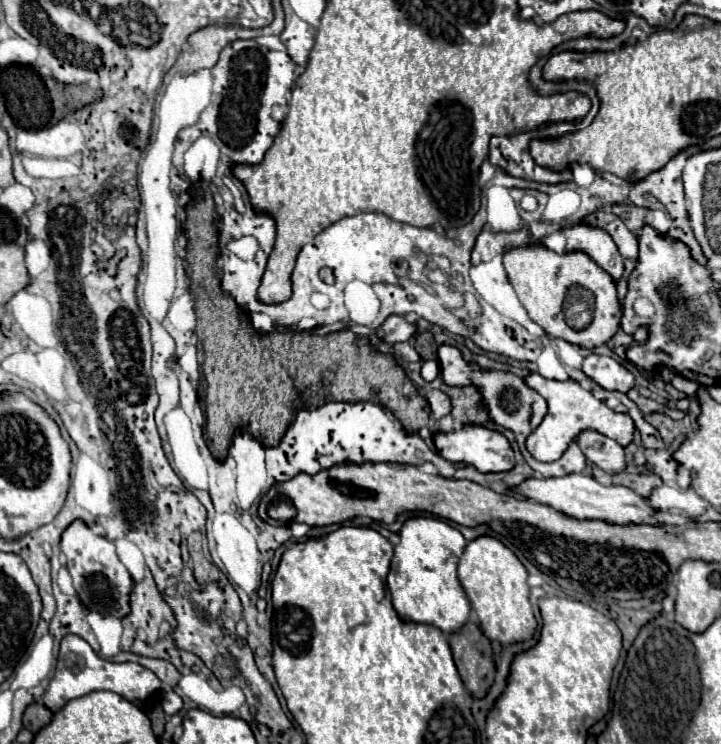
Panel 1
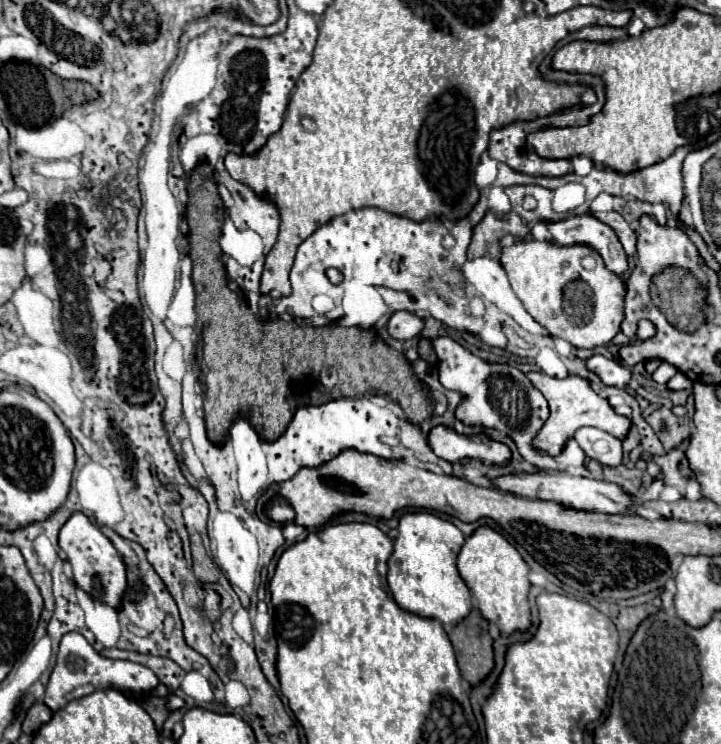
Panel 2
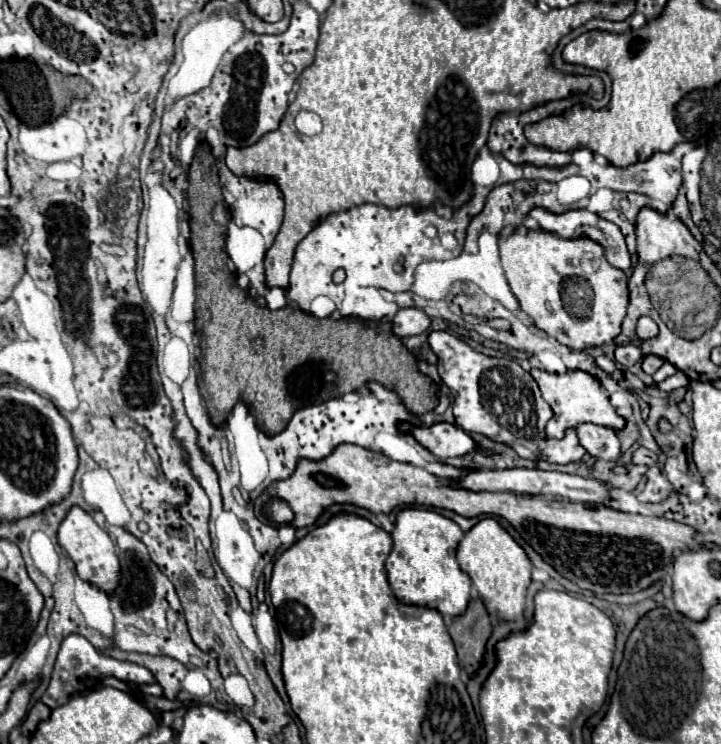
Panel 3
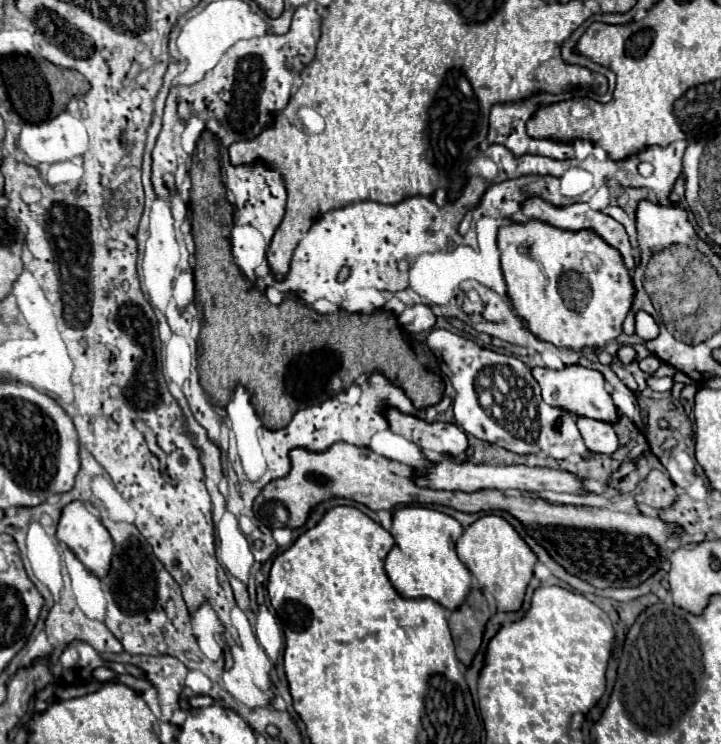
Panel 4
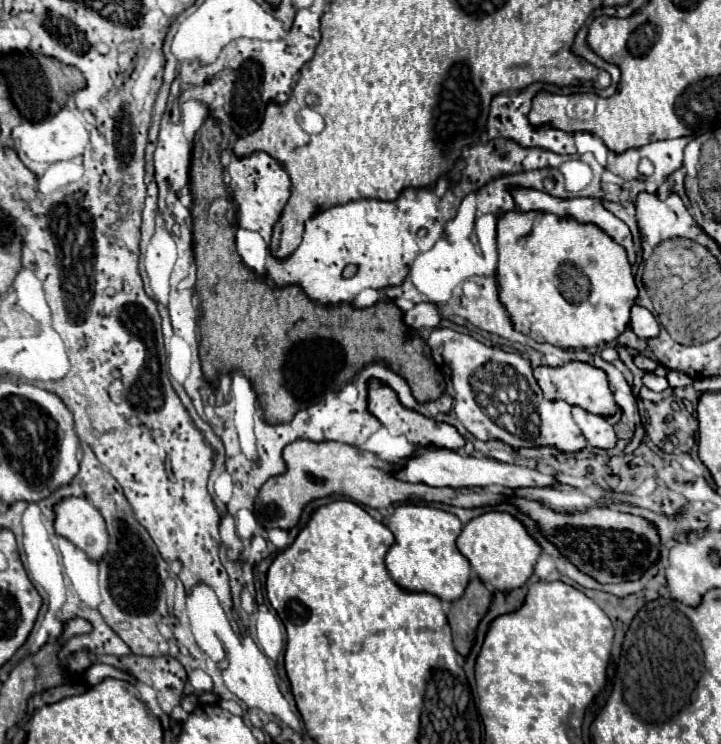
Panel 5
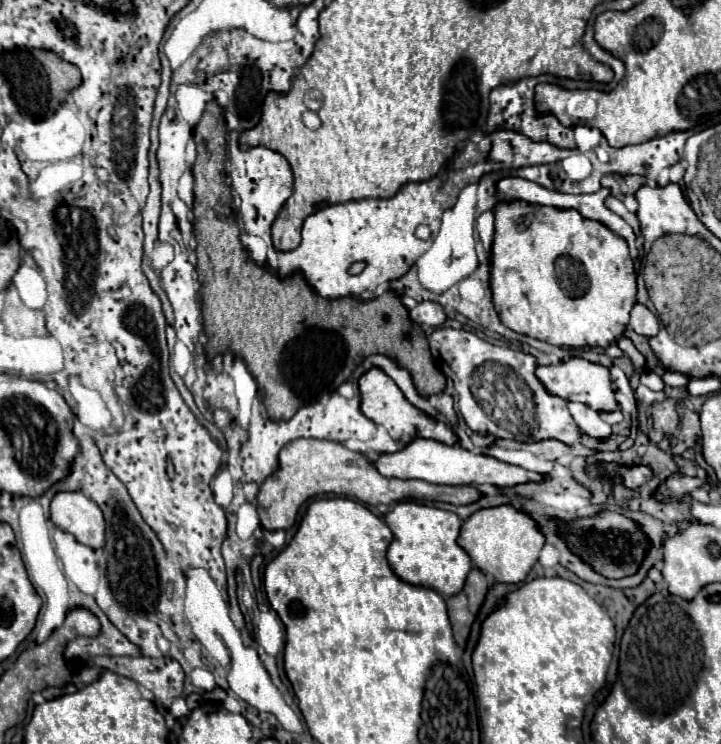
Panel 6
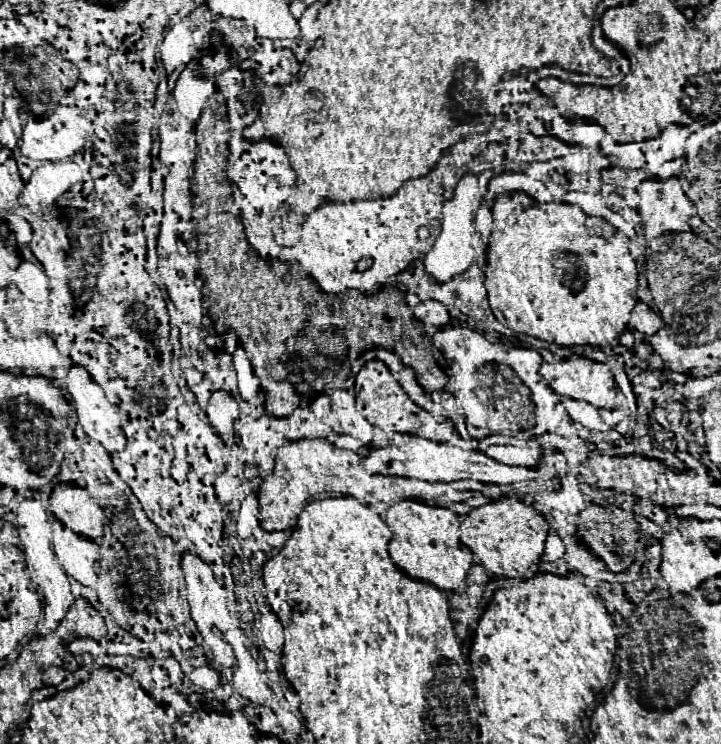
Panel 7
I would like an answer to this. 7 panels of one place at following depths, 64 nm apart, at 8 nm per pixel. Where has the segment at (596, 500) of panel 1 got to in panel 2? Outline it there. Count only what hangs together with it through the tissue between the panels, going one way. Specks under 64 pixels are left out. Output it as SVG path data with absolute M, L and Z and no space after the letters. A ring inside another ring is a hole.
M534 472L534 474L524 474L524 476L506 474L506 476L498 476L498 478L490 478L490 482L502 492L512 492L512 494L526 496L526 498L552 500L552 502L566 504L576 510L592 510L592 512L608 512L608 514L628 514L630 512L628 494L620 486L604 482L604 480L572 476L566 472Z

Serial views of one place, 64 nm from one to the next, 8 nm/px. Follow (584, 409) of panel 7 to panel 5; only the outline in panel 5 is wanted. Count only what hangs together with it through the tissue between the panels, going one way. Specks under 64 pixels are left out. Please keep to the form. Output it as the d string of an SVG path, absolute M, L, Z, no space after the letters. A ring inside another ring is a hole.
M572 406L572 416L582 430L584 438L596 446L596 448L612 448L616 444L616 434L614 428L602 418L602 416L592 416L592 412L584 412L584 408Z

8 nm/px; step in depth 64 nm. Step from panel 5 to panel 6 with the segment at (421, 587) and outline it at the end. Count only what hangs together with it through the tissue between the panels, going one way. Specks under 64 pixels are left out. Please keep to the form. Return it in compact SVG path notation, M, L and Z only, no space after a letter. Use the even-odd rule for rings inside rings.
M398 502L384 516L384 520L394 536L386 557L392 570L404 582L432 588L444 598L454 596L462 590L466 576L472 570L472 558L456 542L462 520L454 512L416 502Z

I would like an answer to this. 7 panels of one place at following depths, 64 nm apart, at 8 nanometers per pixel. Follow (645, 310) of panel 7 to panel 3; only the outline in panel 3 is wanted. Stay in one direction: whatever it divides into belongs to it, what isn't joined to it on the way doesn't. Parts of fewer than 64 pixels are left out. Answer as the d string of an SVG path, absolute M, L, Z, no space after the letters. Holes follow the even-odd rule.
M640 316L638 318L638 326L636 326L636 336L640 340L650 340L650 338L656 338L658 336L658 326L652 318L648 316Z

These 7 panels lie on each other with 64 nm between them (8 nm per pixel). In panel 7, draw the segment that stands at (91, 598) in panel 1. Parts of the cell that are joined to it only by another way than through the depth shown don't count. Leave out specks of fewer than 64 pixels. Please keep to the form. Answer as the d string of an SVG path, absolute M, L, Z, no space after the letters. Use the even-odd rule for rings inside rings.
M58 488L50 496L50 510L56 520L72 534L98 538L104 528L104 514L98 502L82 496L76 488Z

